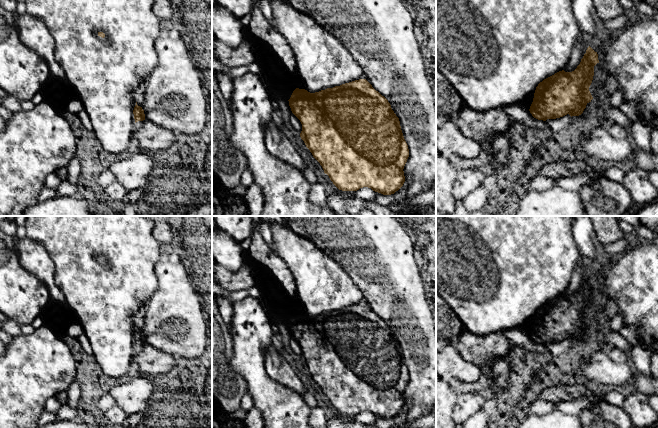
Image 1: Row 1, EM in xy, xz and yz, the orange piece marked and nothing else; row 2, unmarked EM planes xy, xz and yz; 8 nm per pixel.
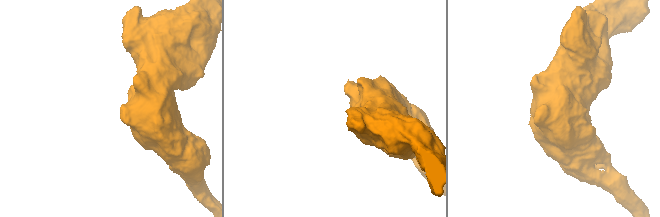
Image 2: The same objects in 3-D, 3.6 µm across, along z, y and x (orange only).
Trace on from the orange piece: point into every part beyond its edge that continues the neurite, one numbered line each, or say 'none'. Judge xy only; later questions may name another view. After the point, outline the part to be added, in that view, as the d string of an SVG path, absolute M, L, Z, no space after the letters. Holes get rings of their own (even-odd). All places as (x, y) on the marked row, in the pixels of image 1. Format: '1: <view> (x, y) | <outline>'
none

